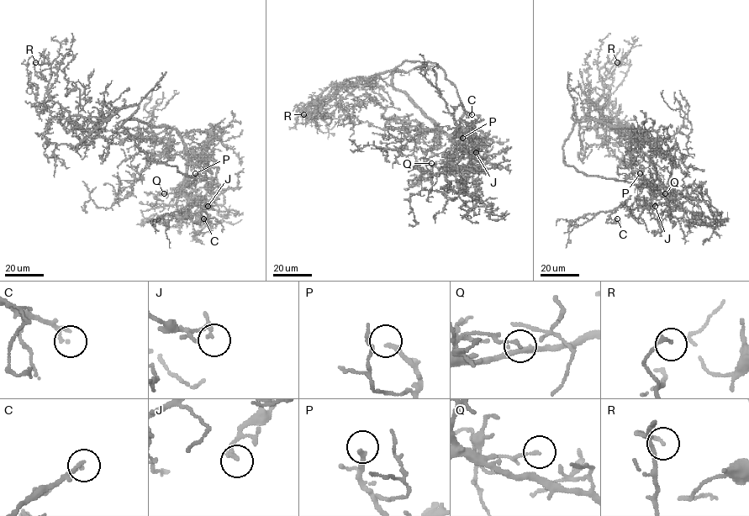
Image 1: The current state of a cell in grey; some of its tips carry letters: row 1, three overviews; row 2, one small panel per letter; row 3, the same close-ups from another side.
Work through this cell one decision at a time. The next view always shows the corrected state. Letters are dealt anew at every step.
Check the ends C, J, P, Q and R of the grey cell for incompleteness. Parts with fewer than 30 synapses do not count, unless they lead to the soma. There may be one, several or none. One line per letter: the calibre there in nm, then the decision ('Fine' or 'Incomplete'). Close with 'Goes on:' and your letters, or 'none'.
C: Thickness 90 nm. Fine
J: Thickness 140 nm. Fine
P: Thickness 200 nm. Fine
Q: Thickness 140 nm. Fine
R: Thickness 140 nm. Fine
Goes on: none

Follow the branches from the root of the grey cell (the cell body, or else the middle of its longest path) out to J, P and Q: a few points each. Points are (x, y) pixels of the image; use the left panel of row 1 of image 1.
J: (151, 124), (170, 126), (176, 130), (187, 157), (186, 198), (200, 207), (211, 203), (208, 206)
P: (151, 124), (170, 126), (176, 130), (185, 147), (187, 179), (191, 185), (197, 181), (195, 173)
Q: (151, 124), (174, 128), (187, 157), (187, 181), (181, 188), (174, 188), (167, 193), (158, 193), (164, 193)

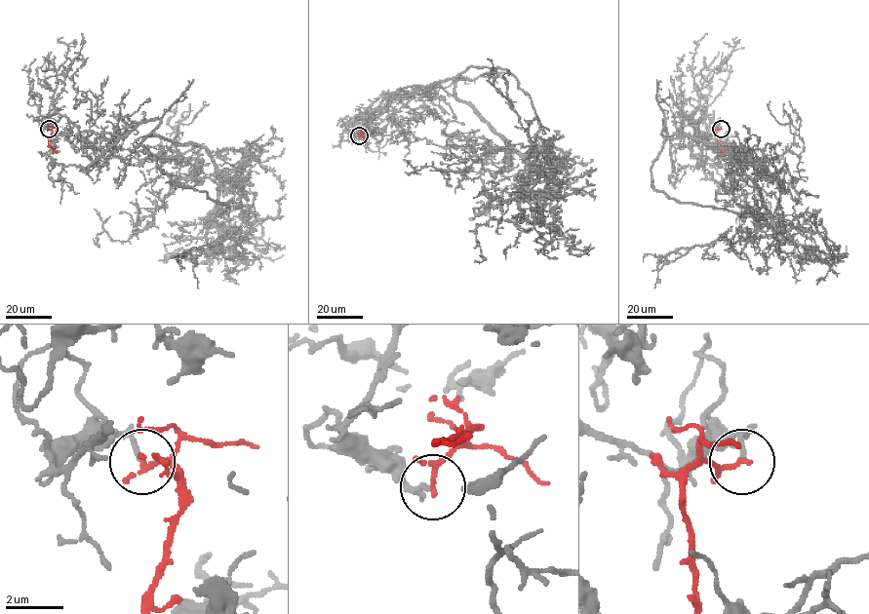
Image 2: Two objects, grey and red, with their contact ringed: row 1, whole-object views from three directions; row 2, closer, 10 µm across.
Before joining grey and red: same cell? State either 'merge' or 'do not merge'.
do not merge

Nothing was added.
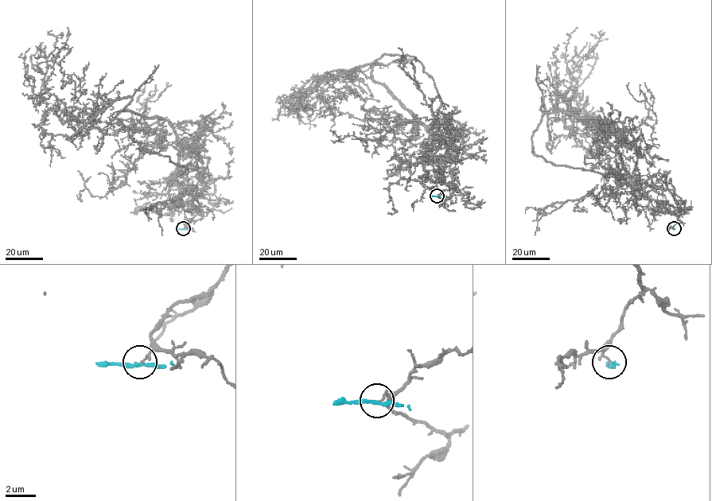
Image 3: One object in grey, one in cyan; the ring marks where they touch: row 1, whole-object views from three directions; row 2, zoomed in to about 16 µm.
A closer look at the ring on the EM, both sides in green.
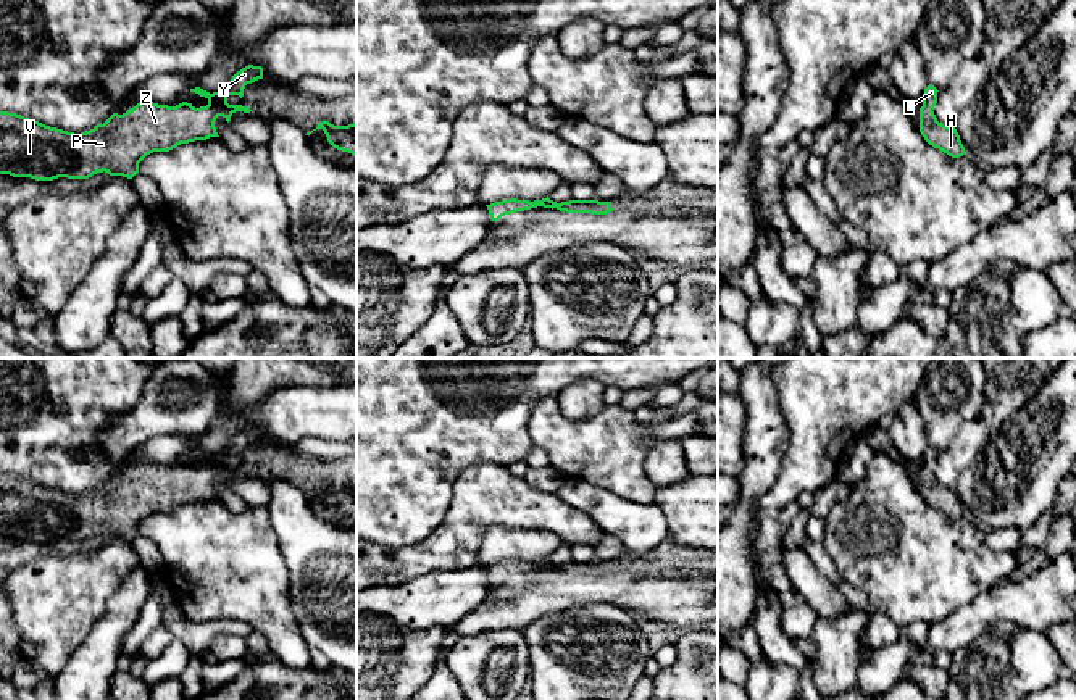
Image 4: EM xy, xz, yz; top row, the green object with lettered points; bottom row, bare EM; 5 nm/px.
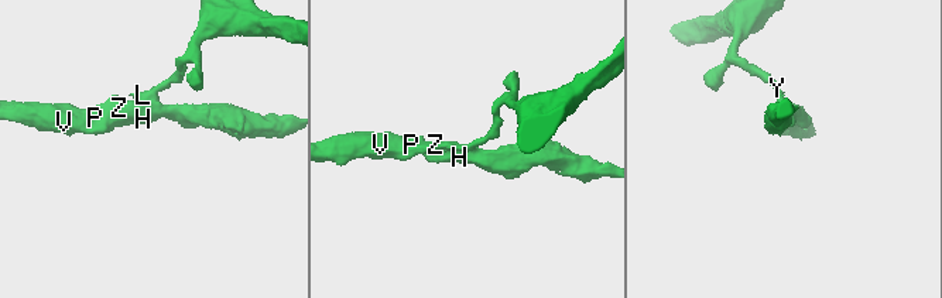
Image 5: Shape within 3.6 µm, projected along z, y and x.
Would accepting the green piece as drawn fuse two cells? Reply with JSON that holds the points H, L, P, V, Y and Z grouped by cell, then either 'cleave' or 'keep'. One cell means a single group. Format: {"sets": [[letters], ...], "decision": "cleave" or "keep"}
{"sets": [["H", "L", "P", "V", "Y", "Z"]], "decision": "keep"}

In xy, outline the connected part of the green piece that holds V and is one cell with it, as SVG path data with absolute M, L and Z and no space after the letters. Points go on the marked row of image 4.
M248 65L218 92L190 89L208 100L206 106L195 108L187 102L168 106L145 100L81 134L0 111L0 174L53 181L89 179L105 171L132 179L147 155L219 137L215 127L218 116L229 123L236 111L250 113L248 106L229 105L227 97L242 98L245 85L258 79L263 79L263 68Z

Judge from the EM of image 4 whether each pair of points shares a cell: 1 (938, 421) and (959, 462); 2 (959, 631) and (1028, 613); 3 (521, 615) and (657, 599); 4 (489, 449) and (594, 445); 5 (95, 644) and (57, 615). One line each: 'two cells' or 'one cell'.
1: two cells
2: one cell
3: one cell
4: two cells
5: two cells

